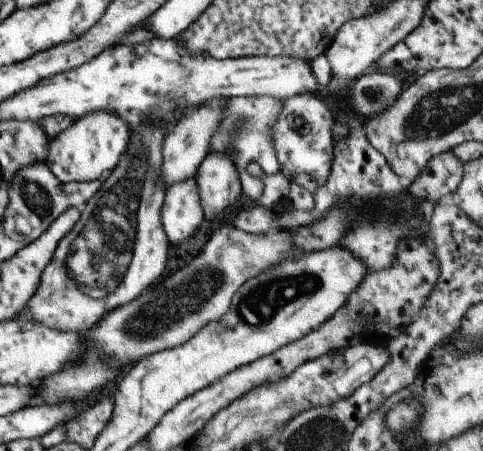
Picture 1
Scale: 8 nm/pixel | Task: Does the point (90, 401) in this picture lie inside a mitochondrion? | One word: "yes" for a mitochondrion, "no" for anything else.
no

